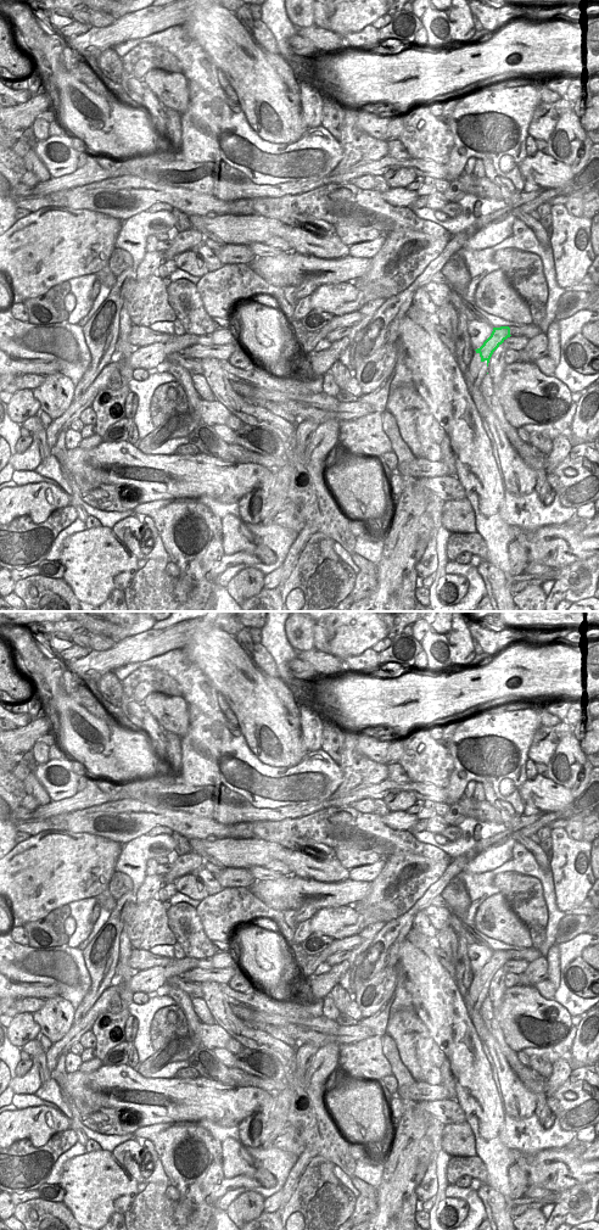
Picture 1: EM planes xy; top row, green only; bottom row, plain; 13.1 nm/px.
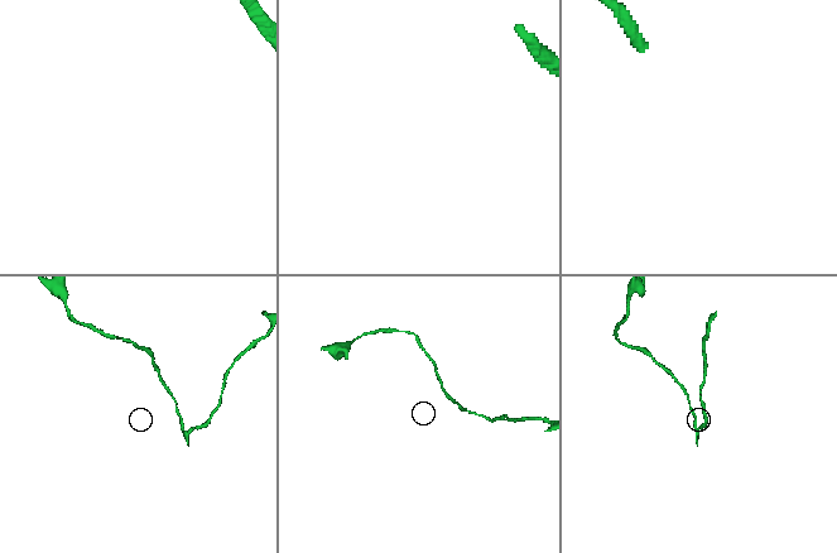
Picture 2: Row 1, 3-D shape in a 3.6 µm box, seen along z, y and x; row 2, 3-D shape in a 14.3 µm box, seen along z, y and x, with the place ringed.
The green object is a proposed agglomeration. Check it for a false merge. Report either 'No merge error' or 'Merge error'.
Merge error

